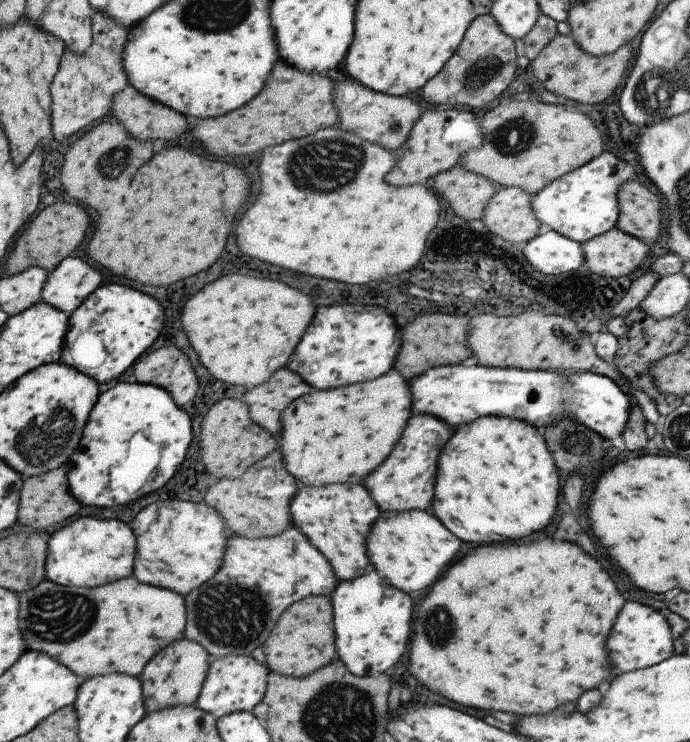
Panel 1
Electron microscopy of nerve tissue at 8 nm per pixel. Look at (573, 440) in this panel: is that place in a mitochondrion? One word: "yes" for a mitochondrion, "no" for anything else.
yes

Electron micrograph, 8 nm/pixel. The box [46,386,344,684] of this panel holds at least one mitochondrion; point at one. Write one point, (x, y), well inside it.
(220, 614)

